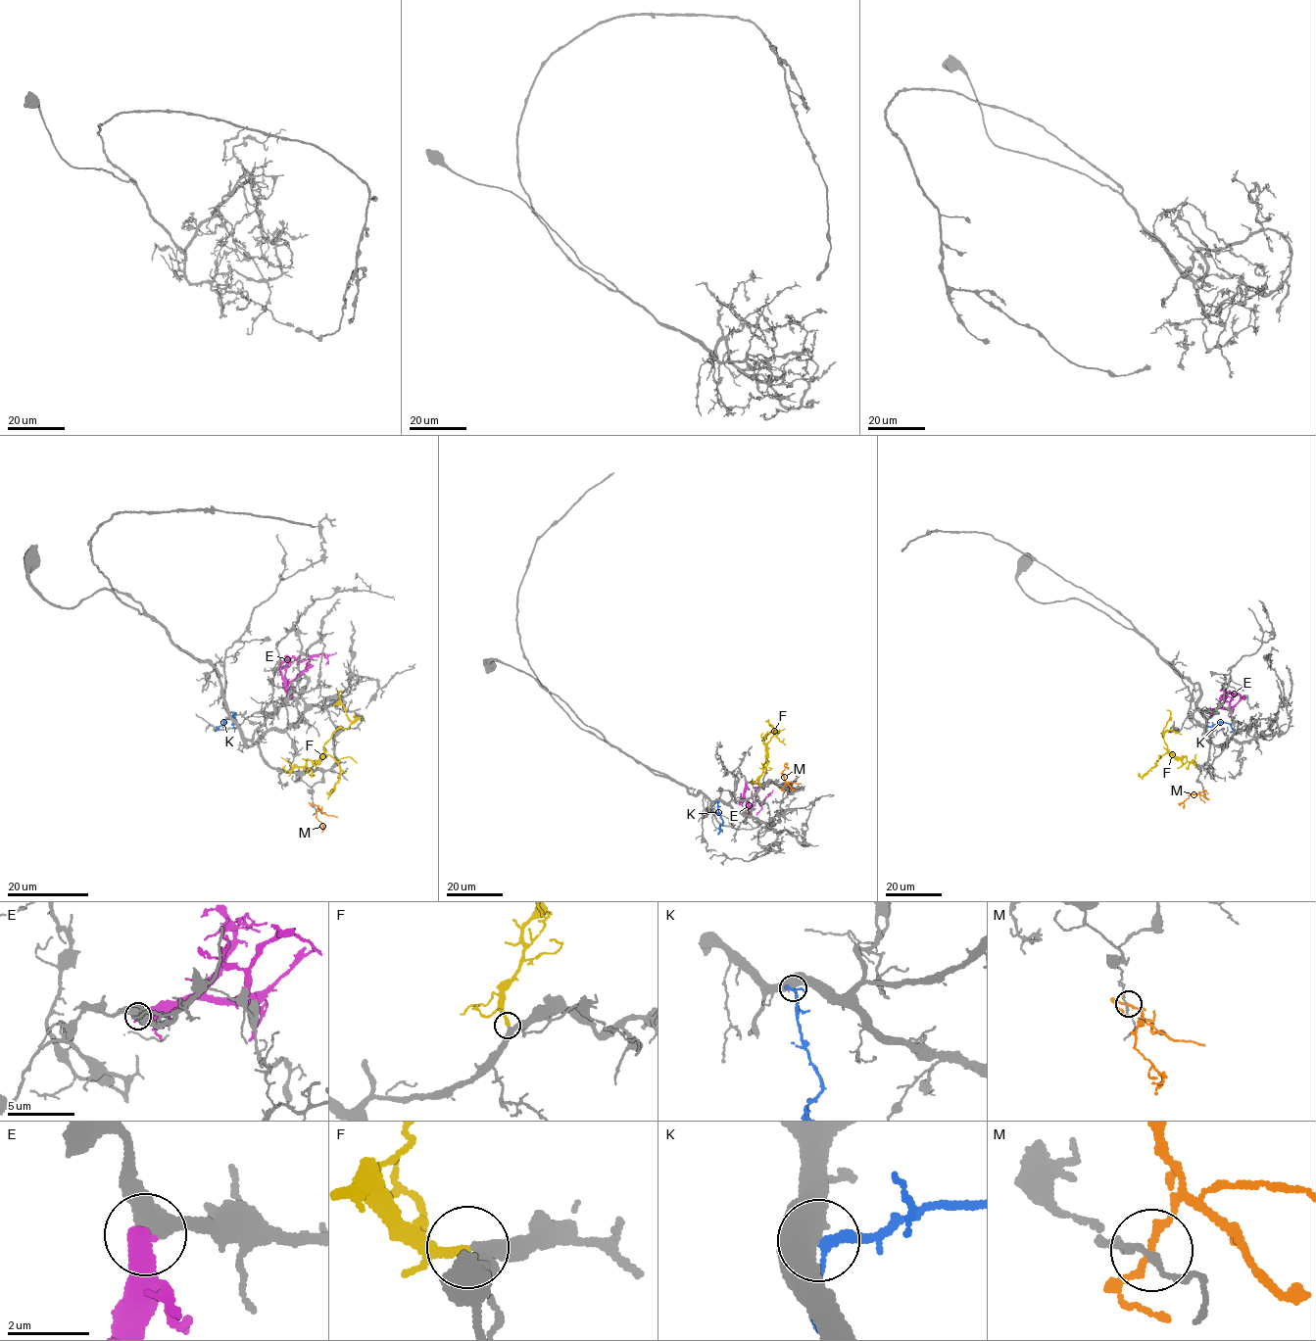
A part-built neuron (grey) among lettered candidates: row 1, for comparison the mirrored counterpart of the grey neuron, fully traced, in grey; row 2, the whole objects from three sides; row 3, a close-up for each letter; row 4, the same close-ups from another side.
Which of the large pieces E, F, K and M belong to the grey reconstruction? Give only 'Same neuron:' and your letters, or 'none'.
Same neuron: F

